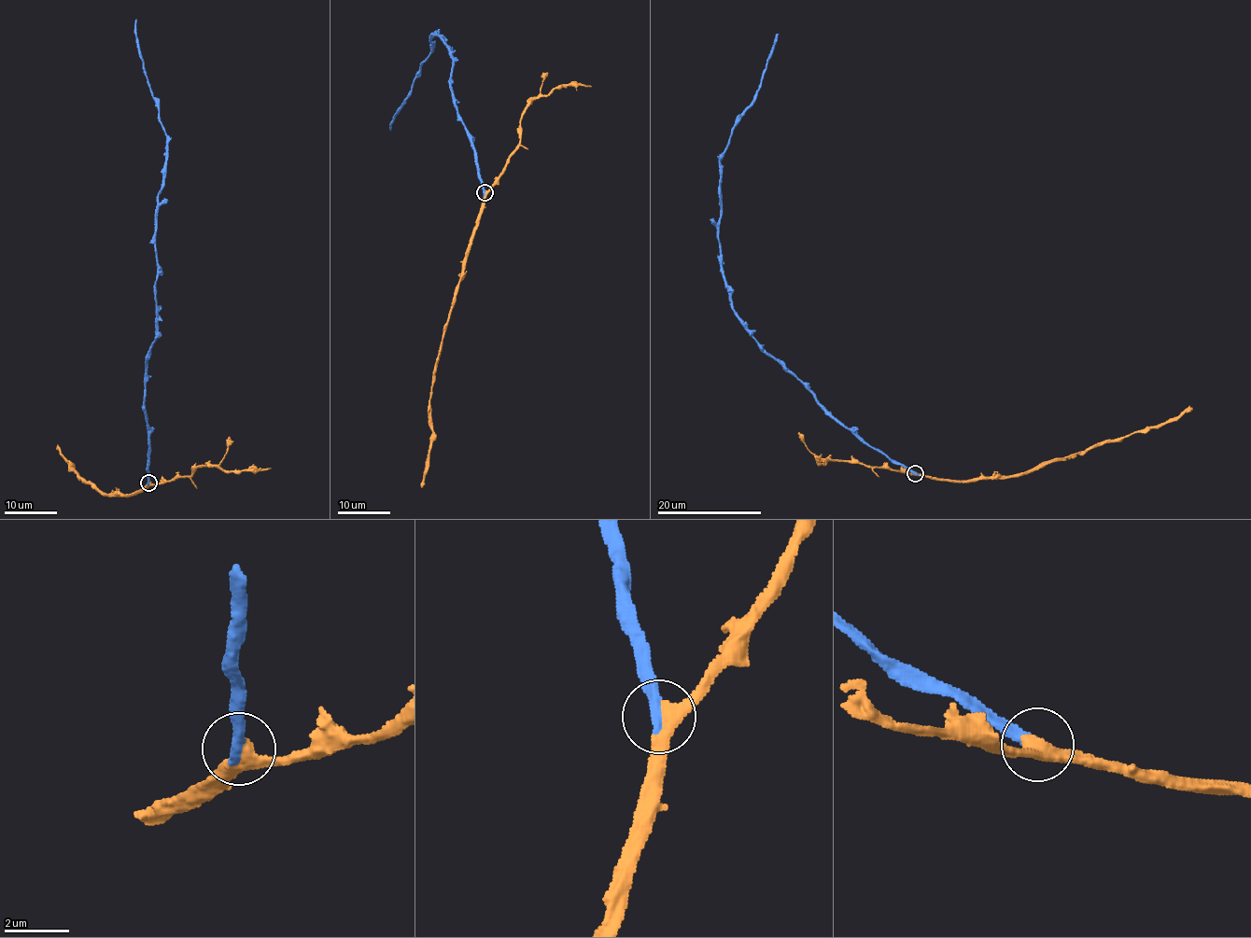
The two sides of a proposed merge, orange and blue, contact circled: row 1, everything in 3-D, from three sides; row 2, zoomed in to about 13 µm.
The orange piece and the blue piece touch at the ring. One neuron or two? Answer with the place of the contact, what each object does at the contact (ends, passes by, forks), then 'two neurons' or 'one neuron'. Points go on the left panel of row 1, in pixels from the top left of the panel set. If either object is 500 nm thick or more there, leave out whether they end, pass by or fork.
(148, 482) | orange passes by | blue ends | one neuron

